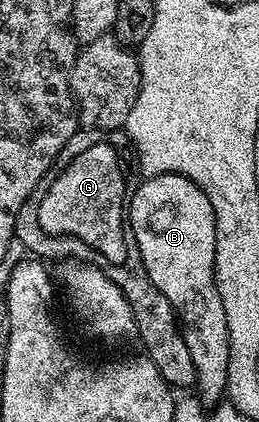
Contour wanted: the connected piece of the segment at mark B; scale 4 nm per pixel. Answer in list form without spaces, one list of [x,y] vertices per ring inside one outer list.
[[[169,173],[168,175],[156,175],[155,177],[145,178],[139,184],[138,189],[128,197],[128,229],[135,239],[136,247],[140,251],[140,259],[144,271],[148,271],[148,279],[152,279],[152,283],[156,287],[156,291],[160,291],[160,295],[164,295],[168,299],[168,303],[174,309],[176,320],[182,330],[182,338],[184,343],[188,343],[188,352],[192,354],[192,364],[196,366],[196,393],[203,402],[218,403],[226,397],[226,384],[228,383],[228,363],[230,362],[230,336],[228,335],[228,315],[224,315],[224,303],[220,303],[220,291],[214,282],[214,260],[216,259],[216,219],[212,211],[212,203],[208,203],[208,195],[204,195],[204,191],[200,191],[200,187],[196,187],[196,183],[189,181],[184,175],[176,175]]]

